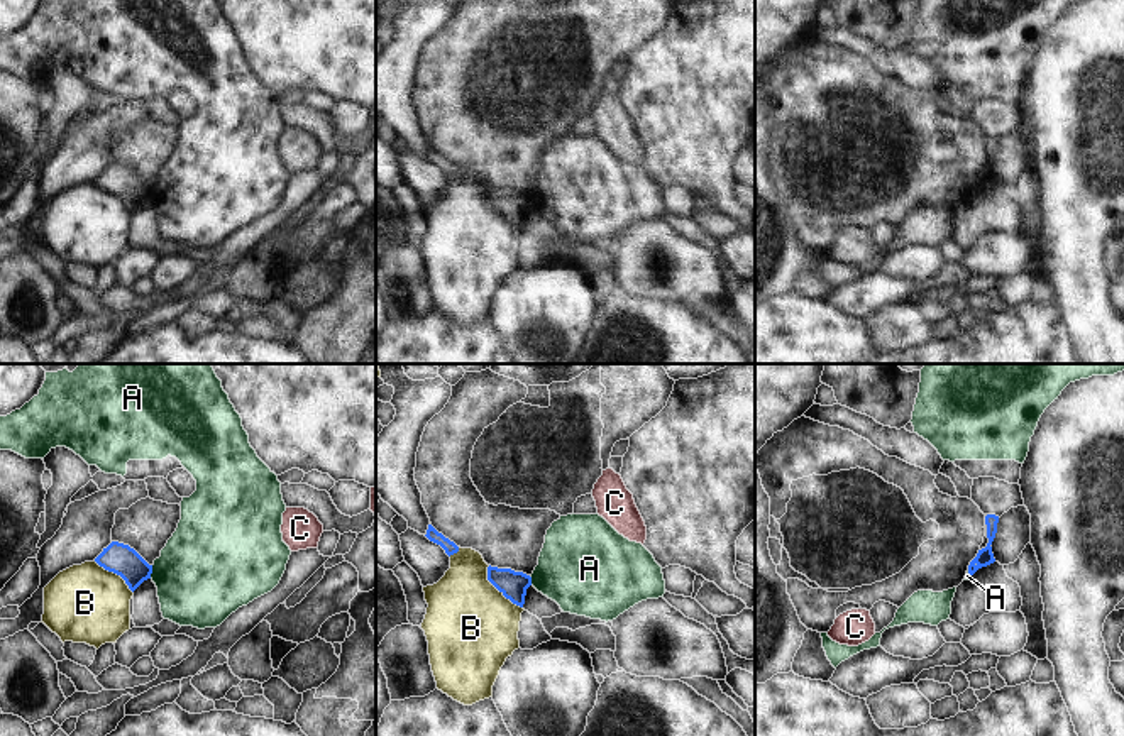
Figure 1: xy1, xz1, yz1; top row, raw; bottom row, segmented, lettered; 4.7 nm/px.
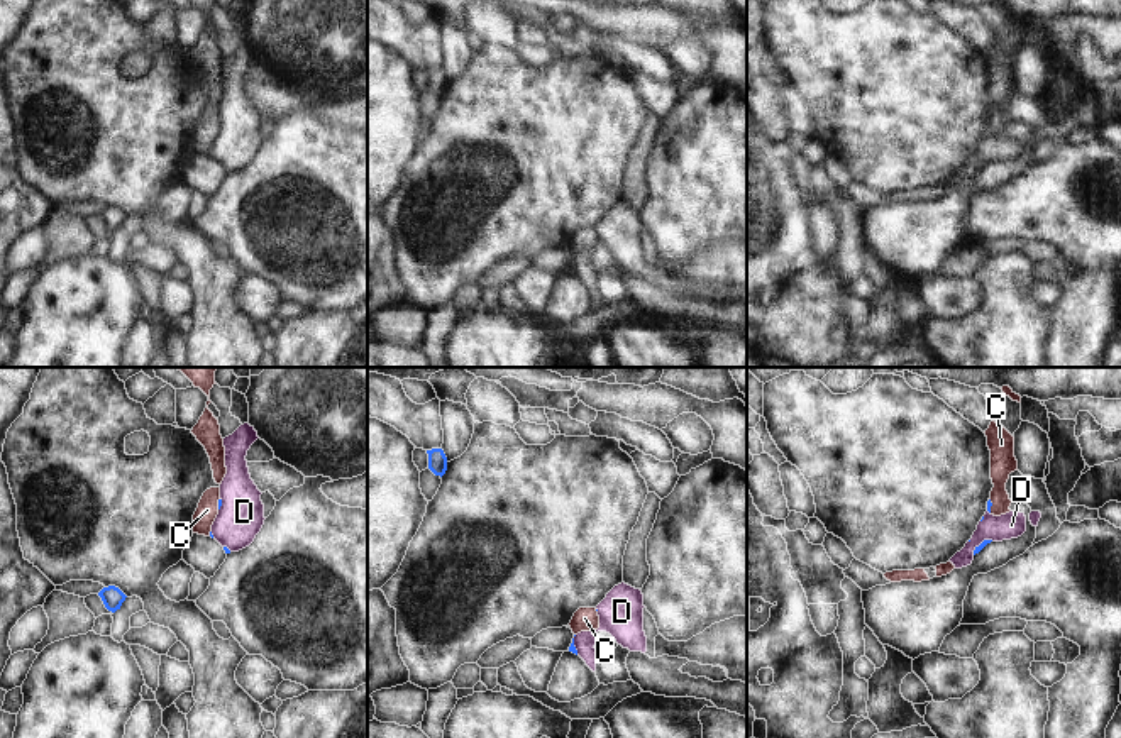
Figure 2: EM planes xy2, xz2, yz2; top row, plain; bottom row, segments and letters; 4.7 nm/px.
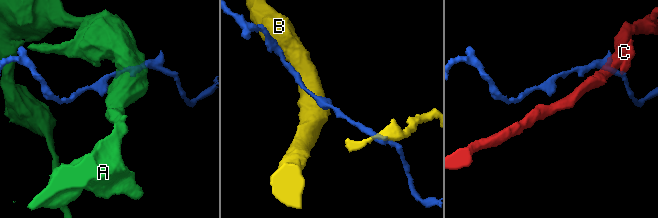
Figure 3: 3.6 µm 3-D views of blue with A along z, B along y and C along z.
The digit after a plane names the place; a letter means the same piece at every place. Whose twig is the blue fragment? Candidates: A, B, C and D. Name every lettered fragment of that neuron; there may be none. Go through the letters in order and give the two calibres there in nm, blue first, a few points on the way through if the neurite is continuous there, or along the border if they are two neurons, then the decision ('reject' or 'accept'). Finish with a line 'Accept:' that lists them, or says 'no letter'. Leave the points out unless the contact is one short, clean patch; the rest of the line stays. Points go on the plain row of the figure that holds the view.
A: 150/460 nm | along xy1 (153, 186), (149, 198) | reject
B: 130/440 nm | reject
C: 20/120 nm | along yz2 (989, 119), (991, 132) | reject
D: 30/130 nm | accept
Accept: D

